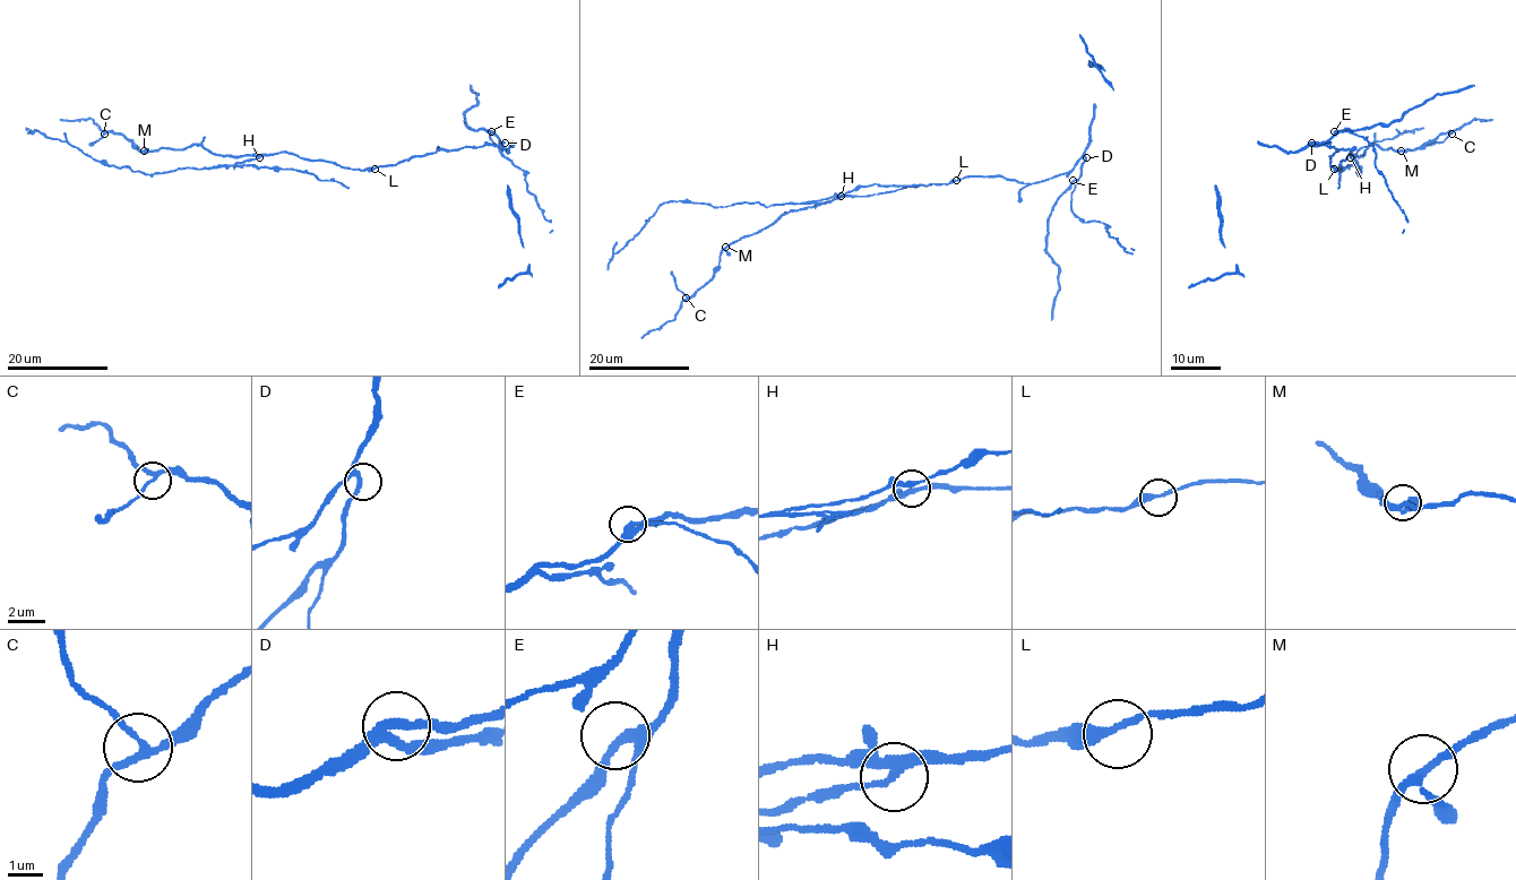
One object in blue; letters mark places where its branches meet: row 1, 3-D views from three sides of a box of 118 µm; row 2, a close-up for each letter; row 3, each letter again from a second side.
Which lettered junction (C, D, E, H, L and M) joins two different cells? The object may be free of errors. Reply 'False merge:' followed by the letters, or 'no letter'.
False merge: H

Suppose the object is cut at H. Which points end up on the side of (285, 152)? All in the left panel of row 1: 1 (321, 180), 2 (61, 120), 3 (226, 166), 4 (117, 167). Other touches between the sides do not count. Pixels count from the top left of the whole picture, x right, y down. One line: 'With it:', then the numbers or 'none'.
With it: 2

